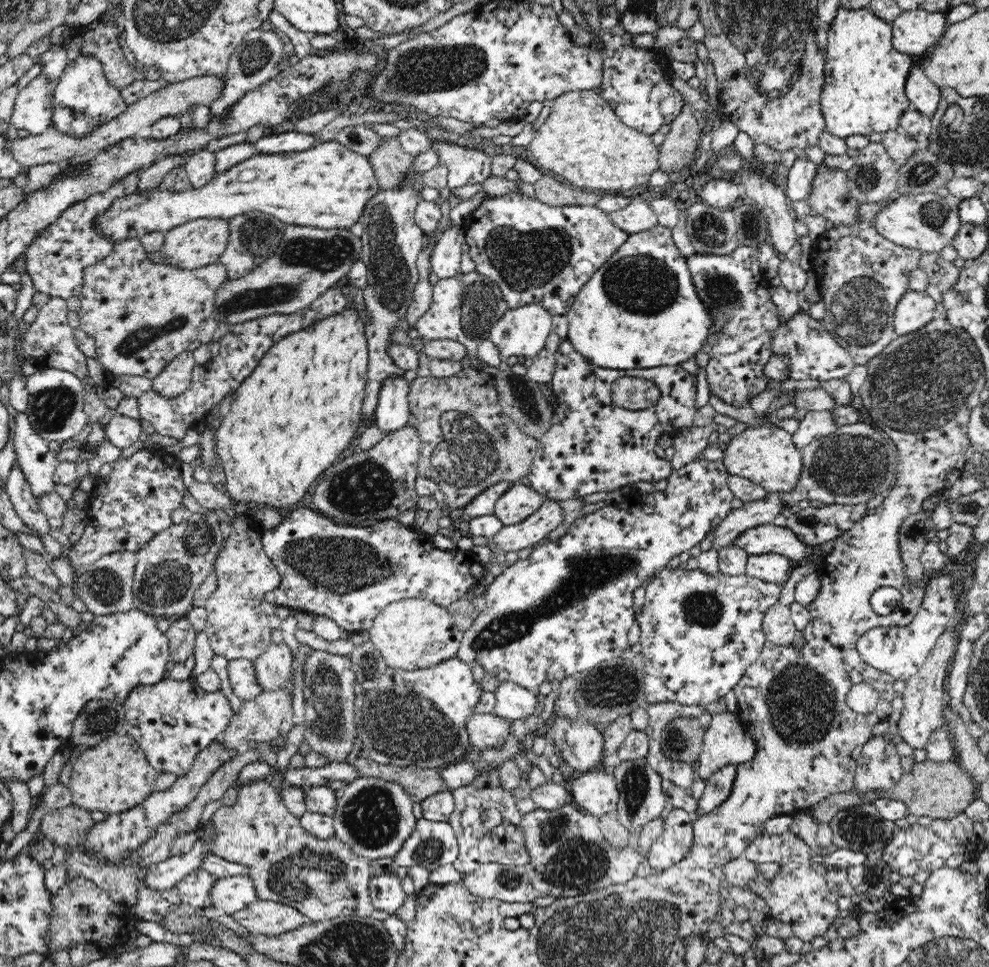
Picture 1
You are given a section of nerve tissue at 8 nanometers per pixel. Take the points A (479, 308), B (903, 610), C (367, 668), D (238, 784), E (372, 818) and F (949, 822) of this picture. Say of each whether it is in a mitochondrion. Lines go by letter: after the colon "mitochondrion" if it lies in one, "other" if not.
A: mitochondrion
B: other
C: mitochondrion
D: other
E: mitochondrion
F: other

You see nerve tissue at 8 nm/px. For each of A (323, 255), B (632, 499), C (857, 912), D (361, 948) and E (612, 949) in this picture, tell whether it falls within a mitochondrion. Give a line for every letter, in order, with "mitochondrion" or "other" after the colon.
A: mitochondrion
B: other
C: other
D: mitochondrion
E: mitochondrion

